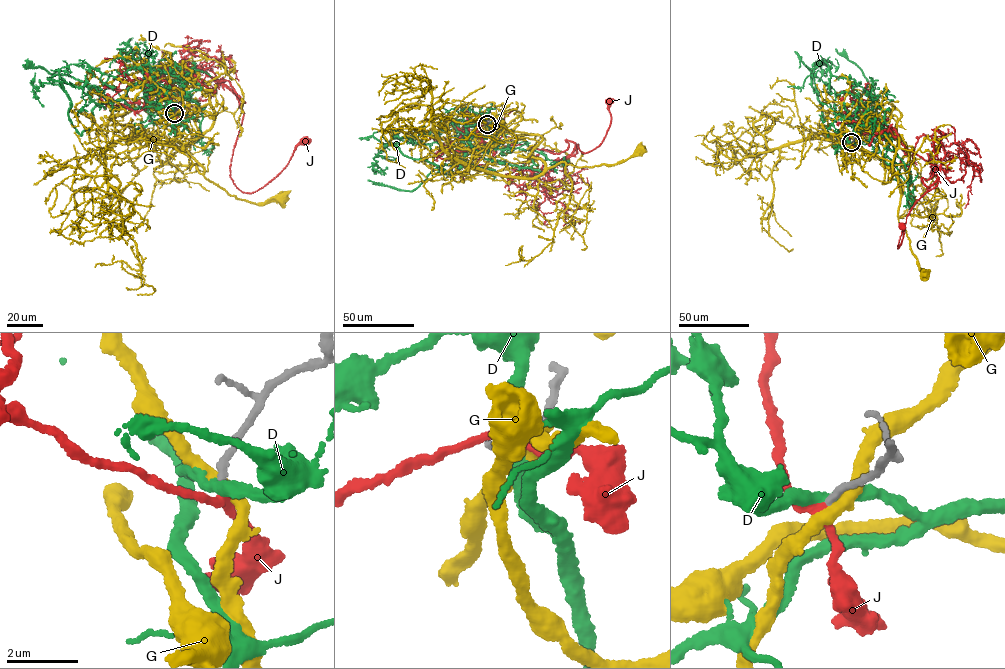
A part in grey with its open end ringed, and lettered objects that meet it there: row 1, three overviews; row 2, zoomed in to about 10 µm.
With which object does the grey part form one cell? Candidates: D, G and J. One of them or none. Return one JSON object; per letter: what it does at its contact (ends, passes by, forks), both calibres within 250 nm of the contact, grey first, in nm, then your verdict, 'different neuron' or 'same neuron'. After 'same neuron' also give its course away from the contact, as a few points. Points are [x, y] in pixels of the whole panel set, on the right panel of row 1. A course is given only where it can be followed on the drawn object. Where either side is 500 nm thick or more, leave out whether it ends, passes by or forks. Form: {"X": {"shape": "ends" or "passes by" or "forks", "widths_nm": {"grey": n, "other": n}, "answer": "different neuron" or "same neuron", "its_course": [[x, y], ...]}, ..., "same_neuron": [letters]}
{"D": {"shape": "passes by", "widths_nm": {"grey": 200, "other": 340}, "answer": "different neuron"}, "G": {"shape": "passes by", "widths_nm": {"grey": 200, "other": 360}, "answer": "different neuron"}, "J": {"shape": "passes by", "widths_nm": {"grey": 200, "other": 240}, "answer": "same neuron", "its_course": [[851, 142], [878, 119], [935, 166], [898, 248], [902, 226]]}, "same_neuron": ["J"]}

